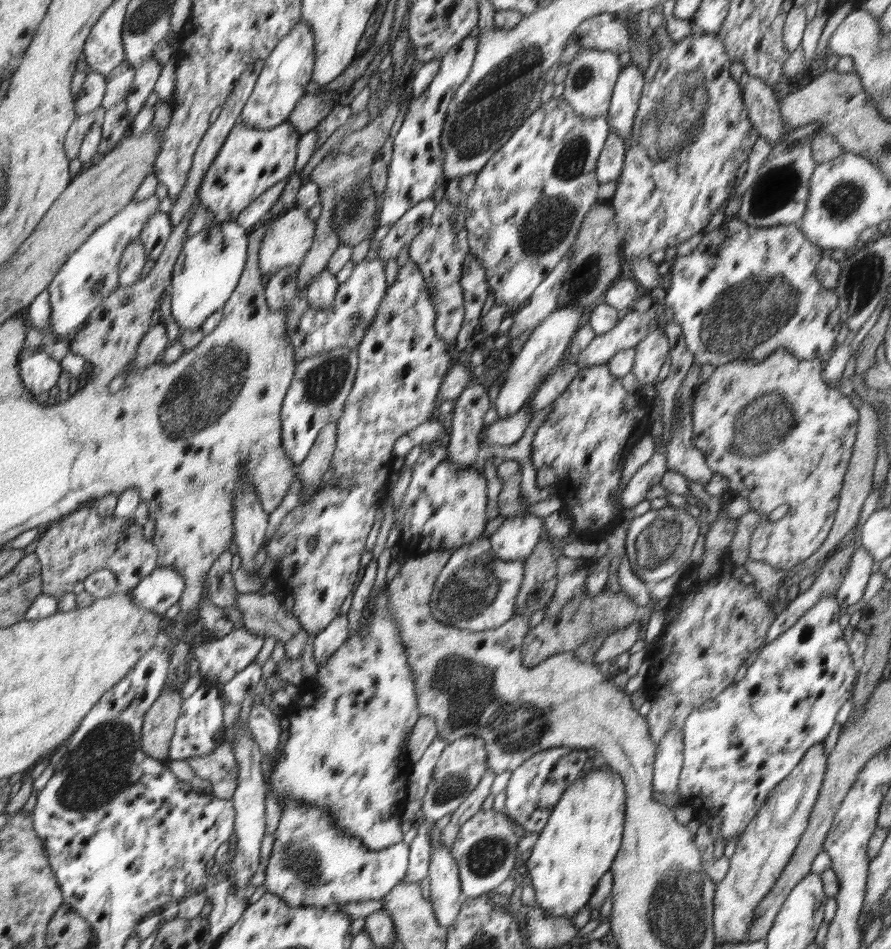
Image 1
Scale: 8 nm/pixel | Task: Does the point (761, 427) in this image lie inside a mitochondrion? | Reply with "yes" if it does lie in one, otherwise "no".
yes

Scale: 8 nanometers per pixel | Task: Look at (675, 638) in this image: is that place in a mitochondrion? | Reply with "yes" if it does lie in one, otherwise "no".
no

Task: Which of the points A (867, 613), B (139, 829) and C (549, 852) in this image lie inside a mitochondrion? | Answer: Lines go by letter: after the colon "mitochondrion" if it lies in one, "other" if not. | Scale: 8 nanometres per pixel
A: other
B: other
C: other

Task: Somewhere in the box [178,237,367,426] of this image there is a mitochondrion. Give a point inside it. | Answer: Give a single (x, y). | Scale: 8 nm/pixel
(323, 383)

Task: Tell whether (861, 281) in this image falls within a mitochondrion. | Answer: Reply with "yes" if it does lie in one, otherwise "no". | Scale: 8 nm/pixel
yes

